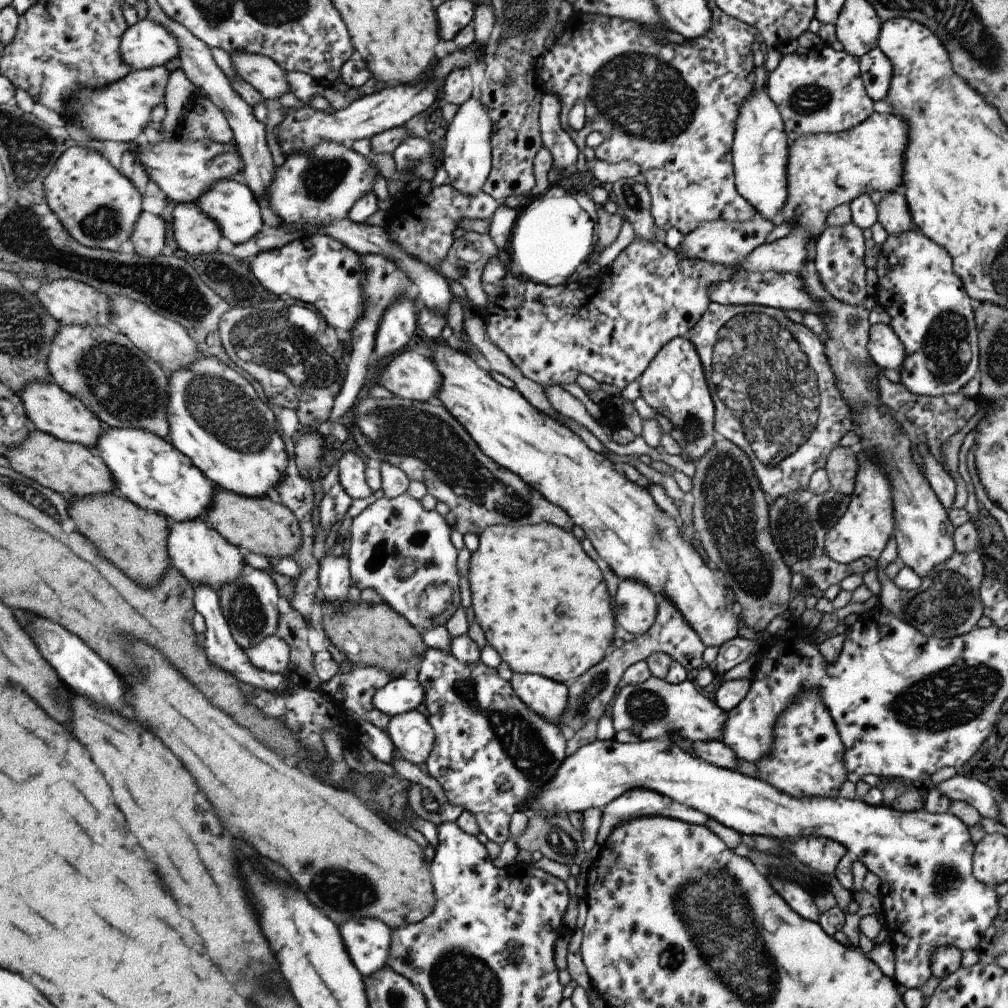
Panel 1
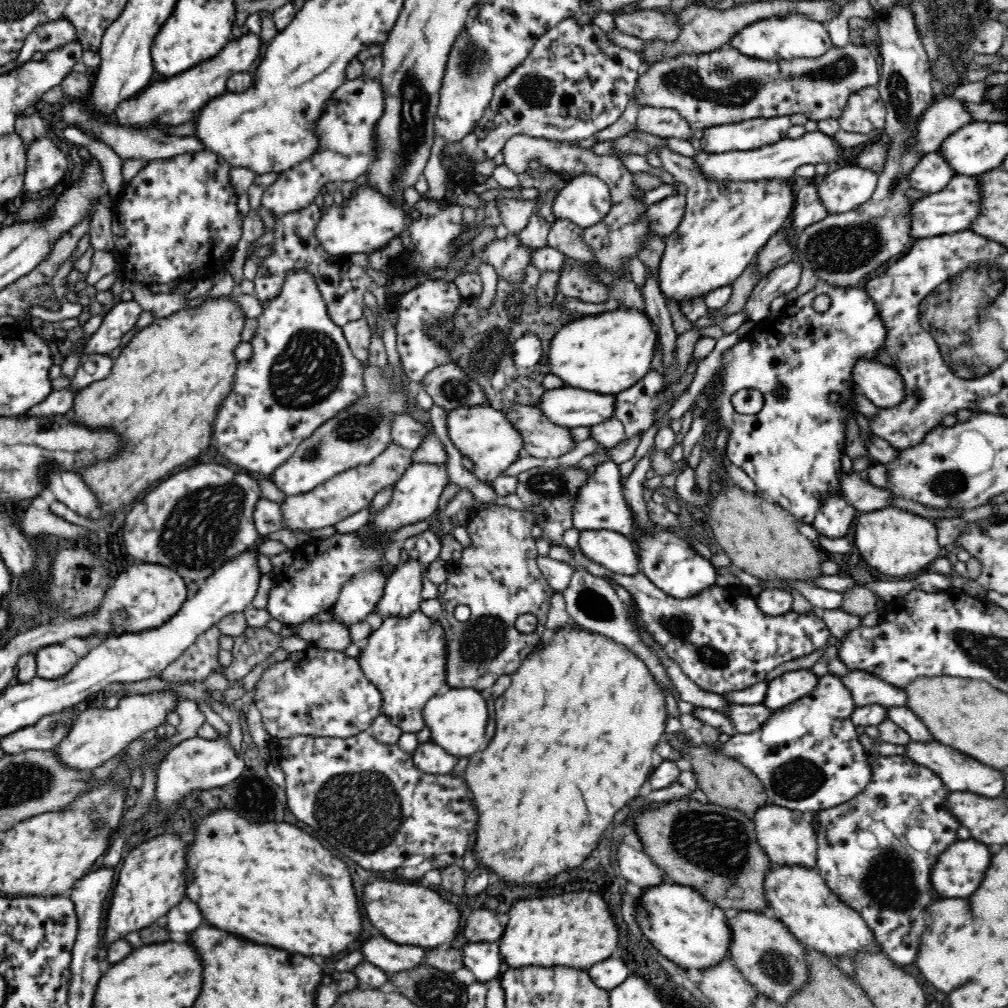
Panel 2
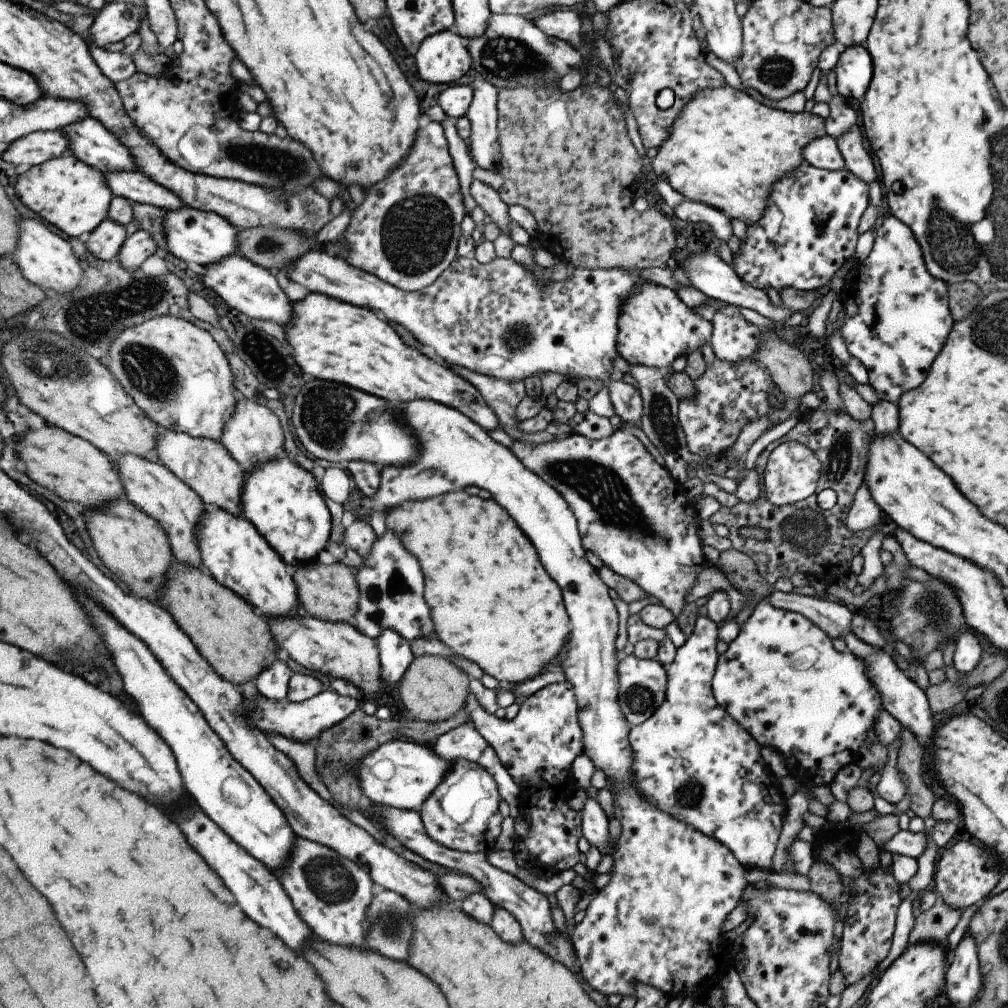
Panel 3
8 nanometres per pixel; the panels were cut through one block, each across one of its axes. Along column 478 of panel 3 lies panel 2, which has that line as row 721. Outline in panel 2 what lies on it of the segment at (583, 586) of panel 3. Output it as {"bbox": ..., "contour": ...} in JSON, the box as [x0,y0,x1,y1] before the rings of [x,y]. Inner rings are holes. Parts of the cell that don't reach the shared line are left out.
{"bbox":[424,688,488,762],"contour":[[[472,688],[454,689],[430,698],[424,706],[424,724],[430,729],[430,741],[465,762],[476,750],[484,750],[488,740],[484,738],[484,730],[488,724],[488,704],[485,694]]]}

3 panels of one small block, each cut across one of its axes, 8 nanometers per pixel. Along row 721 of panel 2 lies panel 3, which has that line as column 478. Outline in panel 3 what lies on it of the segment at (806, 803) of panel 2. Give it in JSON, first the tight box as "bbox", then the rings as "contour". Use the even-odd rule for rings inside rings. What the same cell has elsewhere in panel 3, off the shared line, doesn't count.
{"bbox":[418,759,501,853],"contour":[[[467,759],[450,760],[451,770],[443,782],[418,810],[426,833],[432,841],[462,853],[486,853],[501,836],[501,797],[497,783],[484,768]]]}

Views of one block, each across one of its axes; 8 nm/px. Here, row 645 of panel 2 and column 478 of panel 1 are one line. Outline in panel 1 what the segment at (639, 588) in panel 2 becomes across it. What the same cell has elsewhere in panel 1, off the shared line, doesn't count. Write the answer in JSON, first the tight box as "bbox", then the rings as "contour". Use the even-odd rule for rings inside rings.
{"bbox":[418,647,567,845],"contour":[[[427,647],[426,654],[424,654],[424,658],[418,666],[418,682],[422,684],[422,688],[424,688],[424,704],[426,704],[429,712],[427,719],[432,725],[432,730],[434,730],[434,748],[432,748],[432,754],[426,758],[425,762],[430,776],[438,780],[450,804],[462,806],[464,810],[468,810],[468,812],[476,818],[480,832],[484,833],[489,841],[499,845],[504,844],[506,840],[512,838],[509,829],[512,814],[526,808],[526,804],[538,794],[538,790],[544,788],[544,786],[554,778],[556,770],[560,768],[560,765],[567,757],[565,753],[567,747],[566,738],[562,735],[560,727],[544,720],[544,718],[538,716],[536,712],[532,712],[532,708],[528,708],[528,705],[524,704],[524,702],[514,694],[514,690],[512,690],[510,686],[510,681],[500,678],[496,668],[490,668],[482,661],[476,662],[476,664],[462,664],[460,660],[456,660],[456,657],[452,656],[452,653],[448,654],[448,652],[444,652],[444,650]]]}

